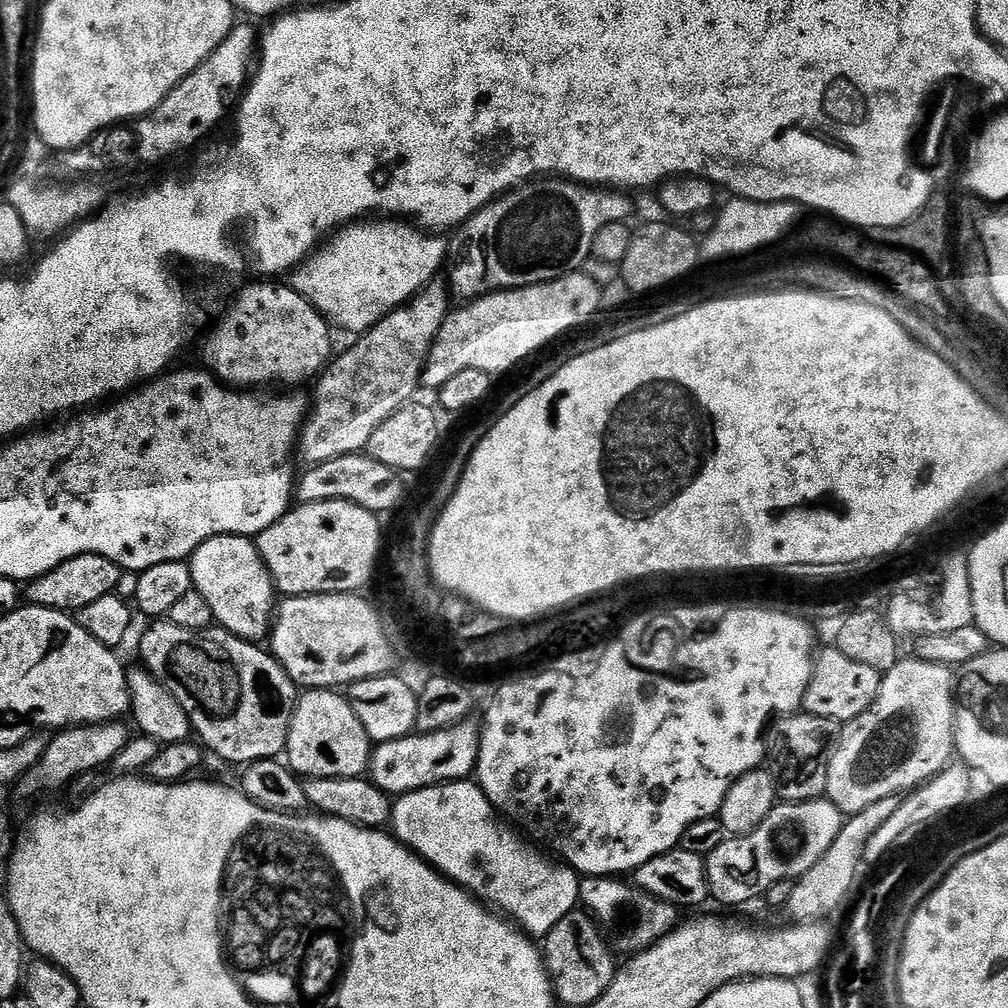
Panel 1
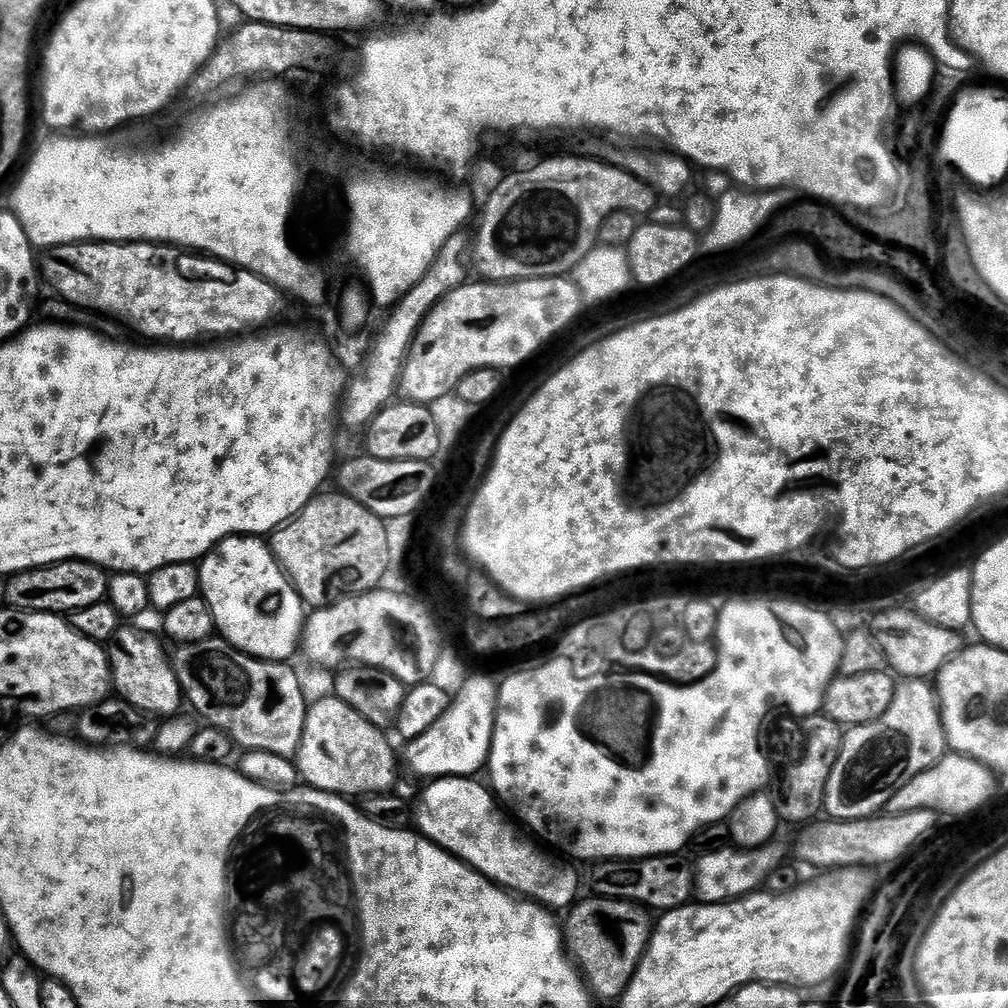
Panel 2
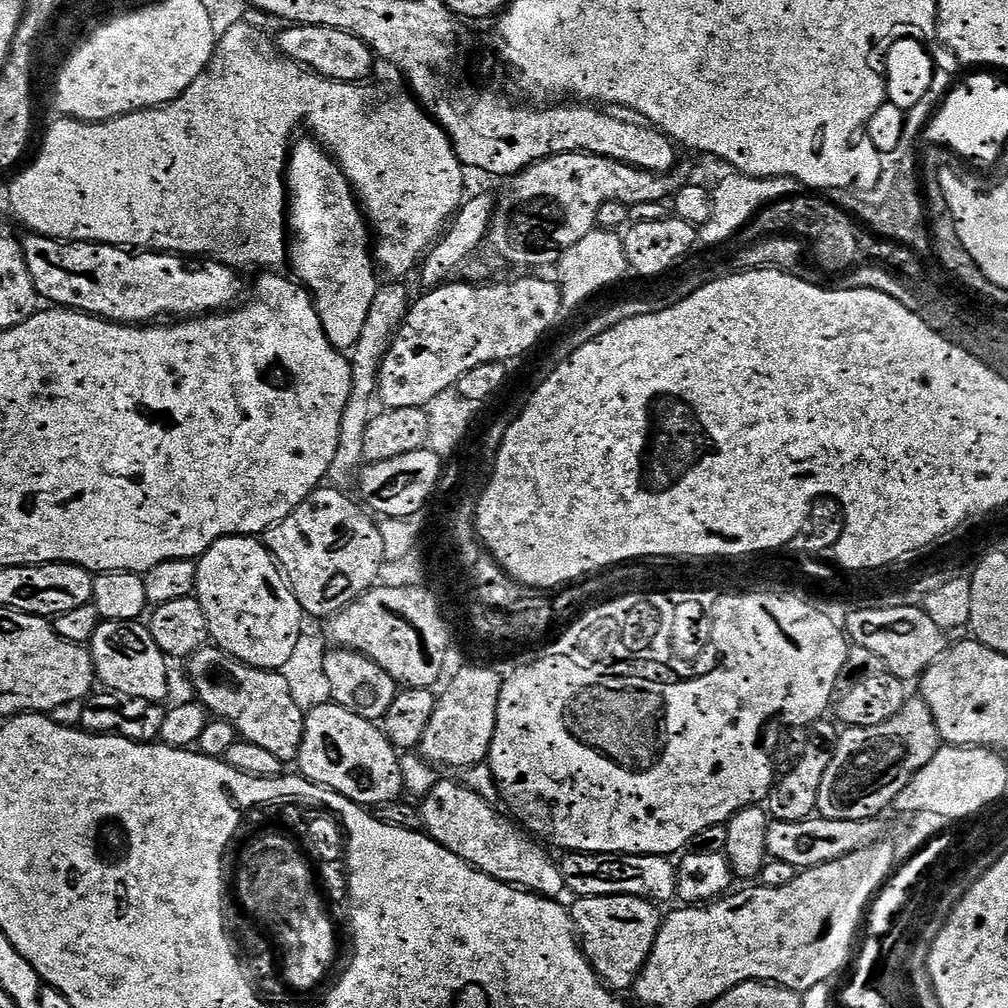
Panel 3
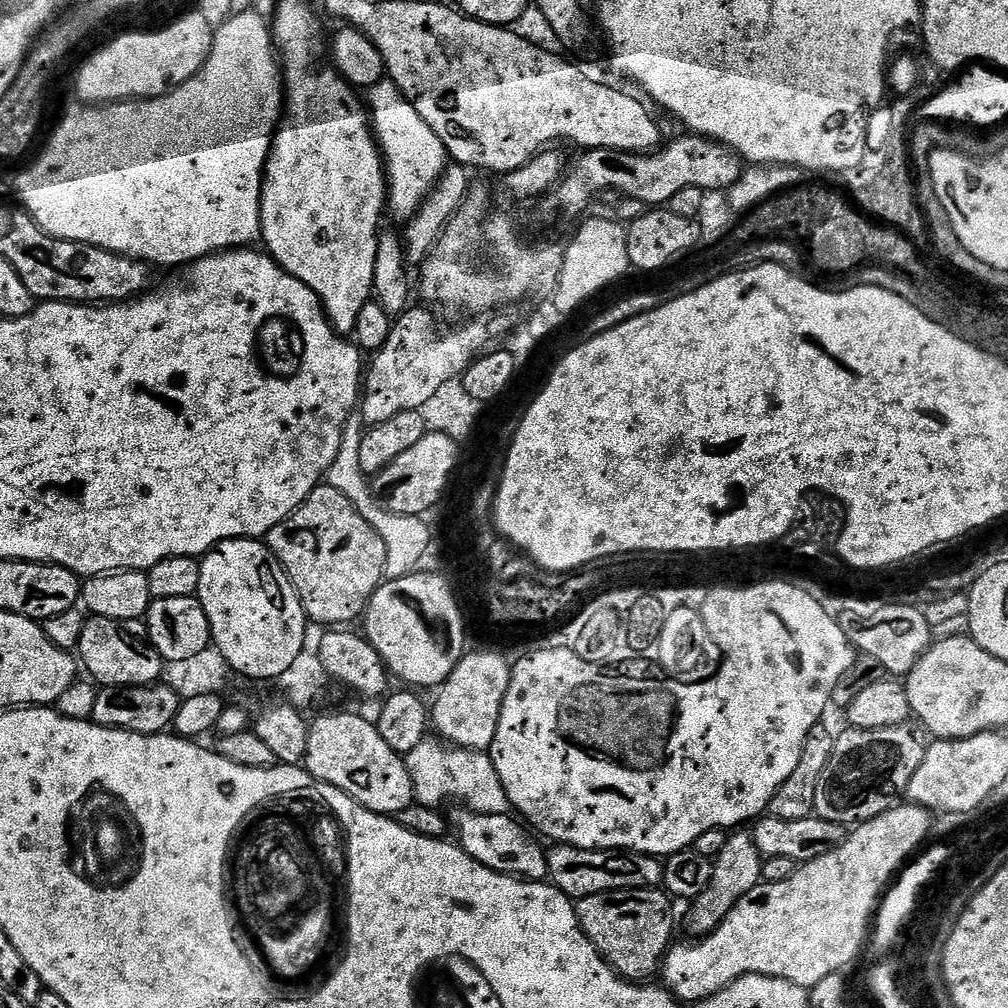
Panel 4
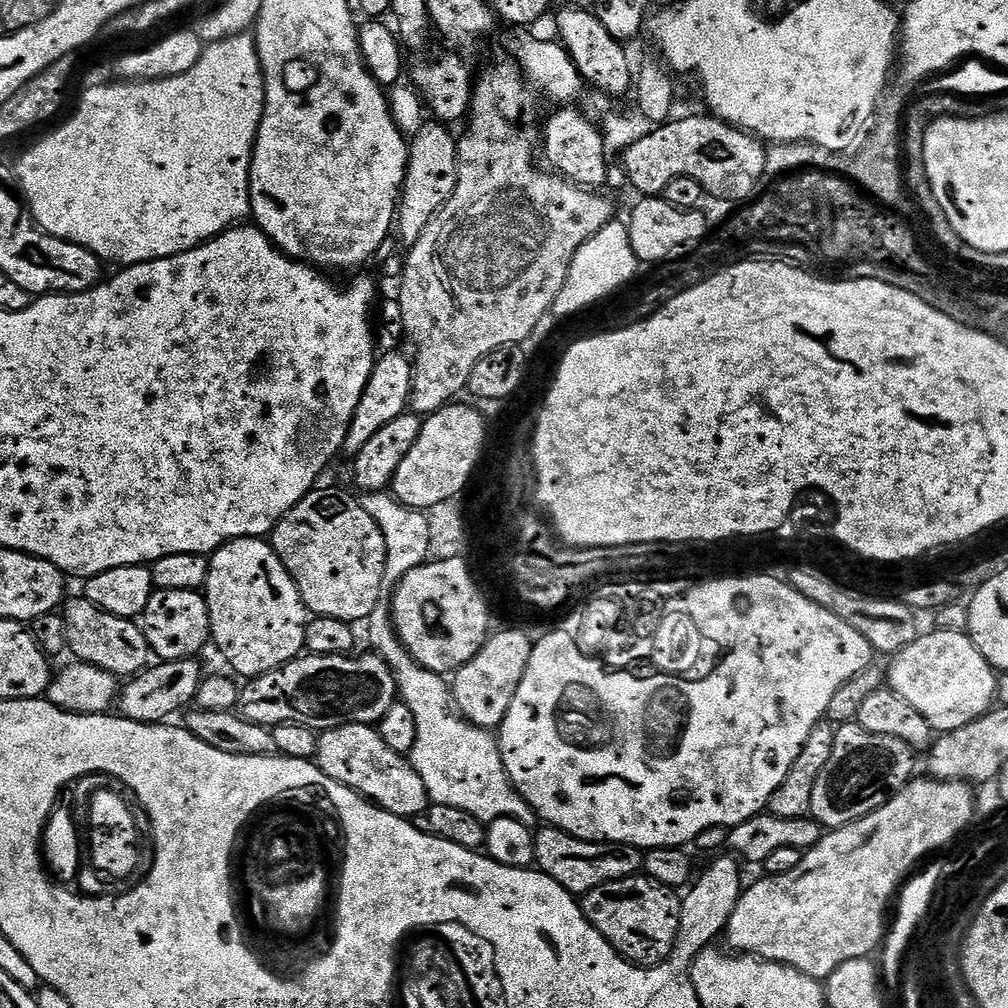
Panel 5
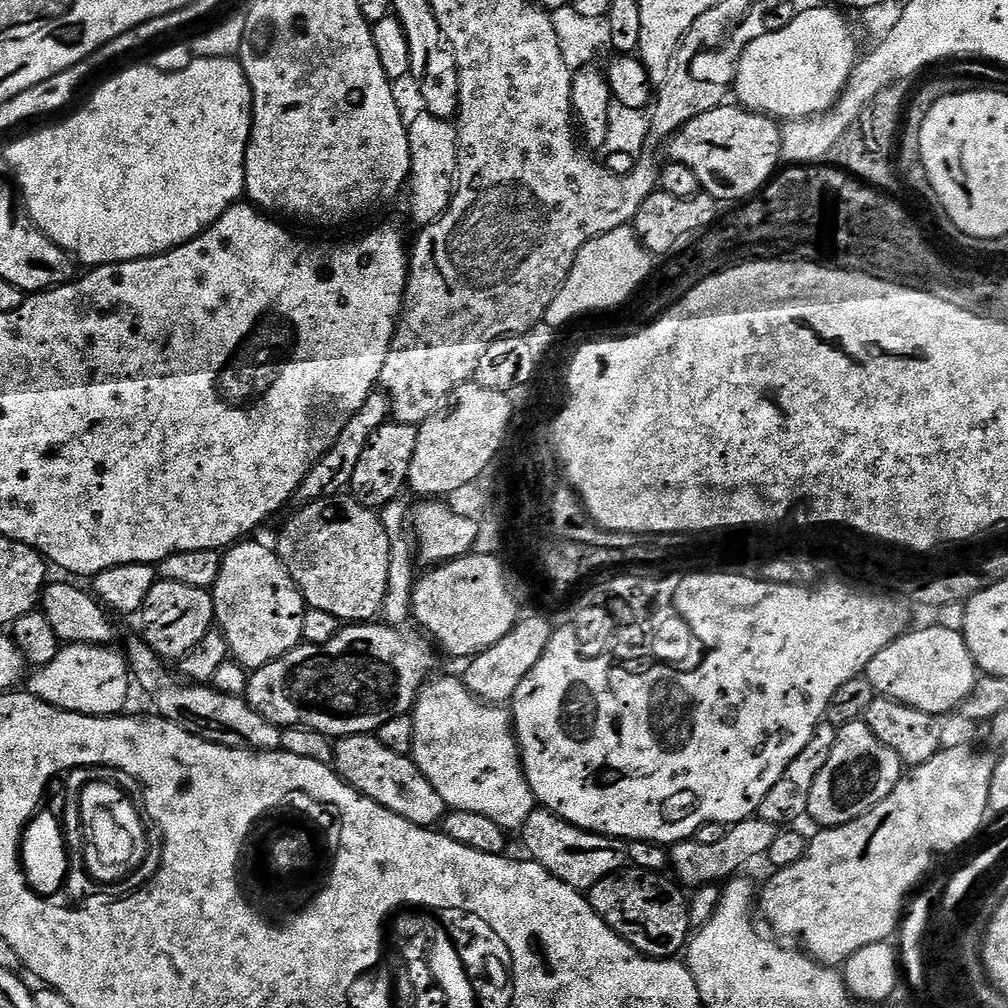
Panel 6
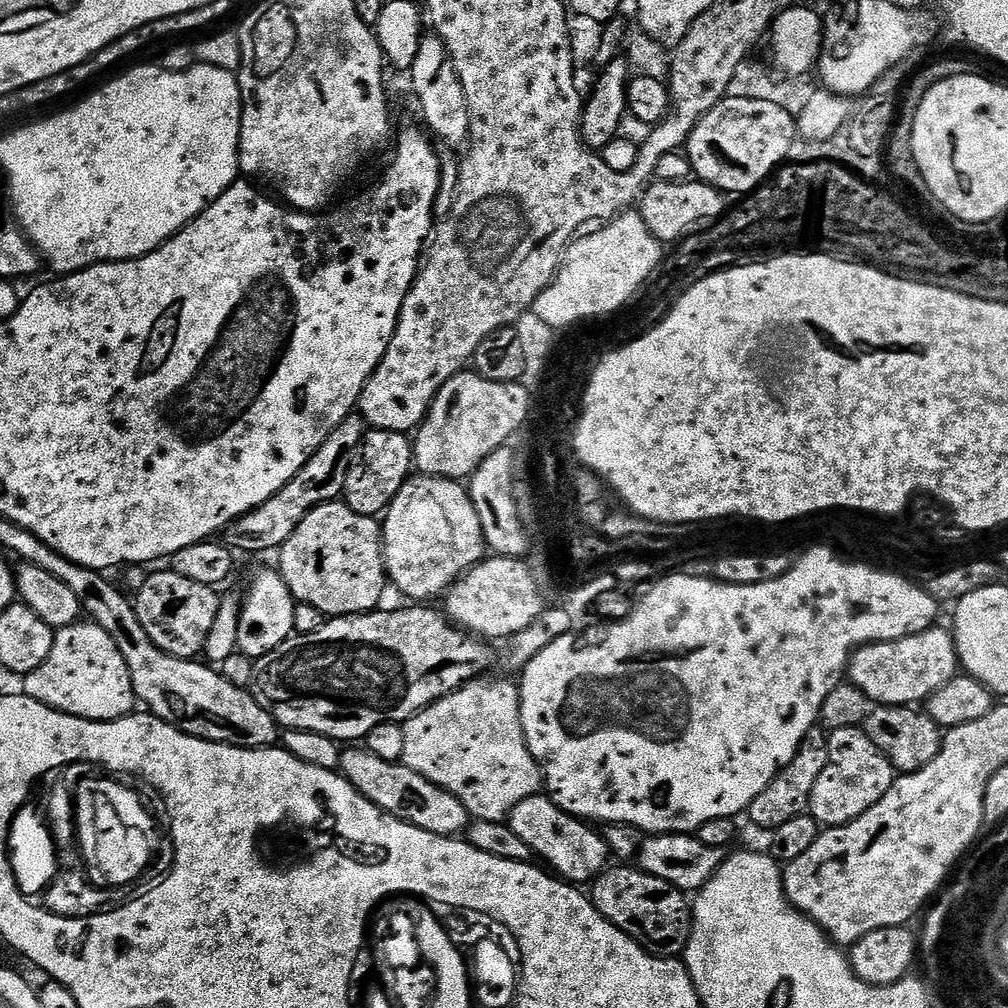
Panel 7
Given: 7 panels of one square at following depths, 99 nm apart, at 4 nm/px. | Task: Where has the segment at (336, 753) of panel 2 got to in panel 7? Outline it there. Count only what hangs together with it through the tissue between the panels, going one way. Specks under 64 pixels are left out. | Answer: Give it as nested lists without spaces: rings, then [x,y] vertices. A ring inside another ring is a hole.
[[[348,746],[341,751],[339,771],[354,786],[354,790],[361,792],[374,806],[430,834],[456,838],[470,823],[466,806],[462,806],[454,794],[422,778],[422,774],[414,774],[414,770],[407,768],[403,762],[385,762],[383,758],[378,758],[378,754],[370,754],[370,750],[363,746]]]

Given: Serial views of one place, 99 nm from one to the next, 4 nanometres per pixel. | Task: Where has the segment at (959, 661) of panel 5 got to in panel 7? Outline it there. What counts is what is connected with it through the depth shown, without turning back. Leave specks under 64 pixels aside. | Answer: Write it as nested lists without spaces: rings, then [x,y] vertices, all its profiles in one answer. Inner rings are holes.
[[[933,626],[924,632],[881,644],[863,644],[848,661],[847,679],[868,695],[873,705],[919,705],[957,675],[956,641],[947,627]]]

